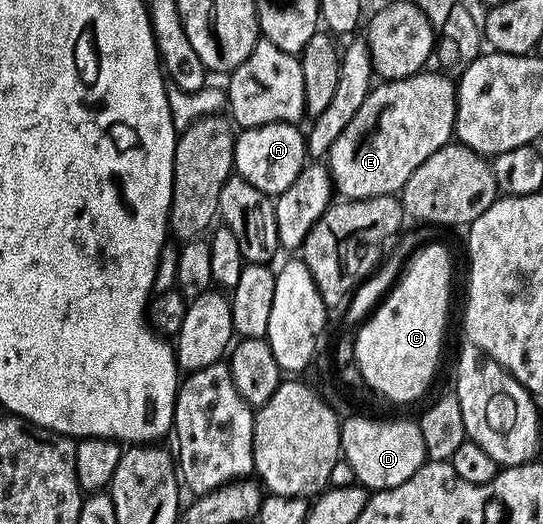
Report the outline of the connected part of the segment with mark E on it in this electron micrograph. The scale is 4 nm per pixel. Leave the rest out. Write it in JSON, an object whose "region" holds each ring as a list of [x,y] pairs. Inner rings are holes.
{"region":[[[423,69],[412,77],[387,79],[371,86],[364,105],[356,109],[356,117],[352,117],[344,133],[340,133],[336,141],[332,141],[332,149],[328,156],[328,170],[335,192],[343,200],[371,199],[401,192],[412,173],[415,173],[432,153],[436,153],[446,143],[451,142],[457,104],[458,93],[455,80],[445,75],[437,75],[435,71]]]}

